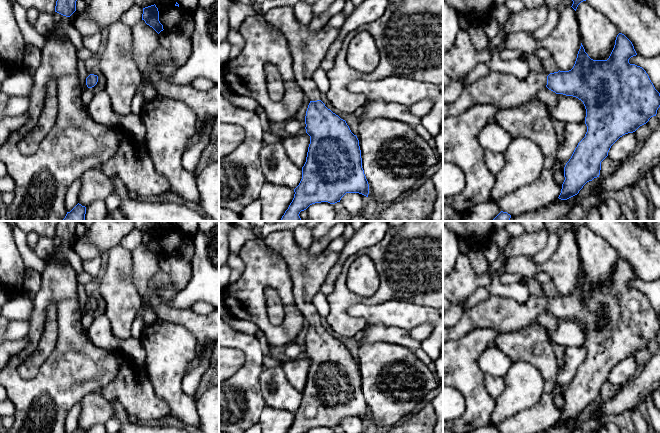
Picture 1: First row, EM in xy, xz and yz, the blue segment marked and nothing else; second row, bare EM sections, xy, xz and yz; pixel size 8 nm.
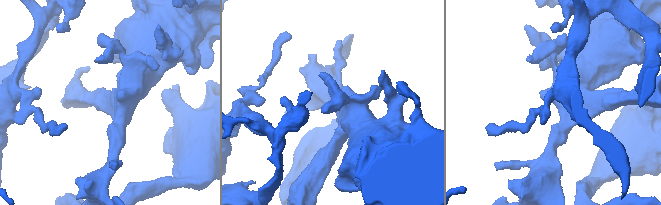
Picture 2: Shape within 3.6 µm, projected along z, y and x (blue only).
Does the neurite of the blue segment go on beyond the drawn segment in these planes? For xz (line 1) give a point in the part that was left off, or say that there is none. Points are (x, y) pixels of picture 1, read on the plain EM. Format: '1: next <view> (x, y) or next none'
1: next xz (309, 272)

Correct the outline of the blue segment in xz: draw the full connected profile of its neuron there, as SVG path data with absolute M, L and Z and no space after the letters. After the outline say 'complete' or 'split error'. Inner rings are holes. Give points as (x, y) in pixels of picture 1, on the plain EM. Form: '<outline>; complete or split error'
M290 230L273 231L263 240L268 248L281 254L288 265L294 284L294 301L310 324L305 340L305 353L310 360L310 368L306 386L302 391L302 403L294 413L294 422L288 433L307 433L310 429L321 426L335 428L340 426L346 417L359 417L368 421L369 408L362 392L359 364L346 345L320 324L321 317L312 303L313 296L320 291L340 253L323 250L317 255L310 255L308 249L296 243L293 231Z; split error

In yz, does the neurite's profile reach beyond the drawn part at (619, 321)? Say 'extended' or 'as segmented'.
extended

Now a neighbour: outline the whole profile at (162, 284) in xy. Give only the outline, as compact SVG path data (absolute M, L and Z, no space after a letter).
M159 275L154 278L150 283L148 290L159 292L163 296L171 296L178 293L173 282L168 277L163 275Z

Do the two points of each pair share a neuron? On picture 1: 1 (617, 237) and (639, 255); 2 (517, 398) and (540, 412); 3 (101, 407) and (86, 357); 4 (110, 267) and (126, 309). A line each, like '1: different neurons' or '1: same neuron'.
1: same neuron
2: different neurons
3: different neurons
4: same neuron

